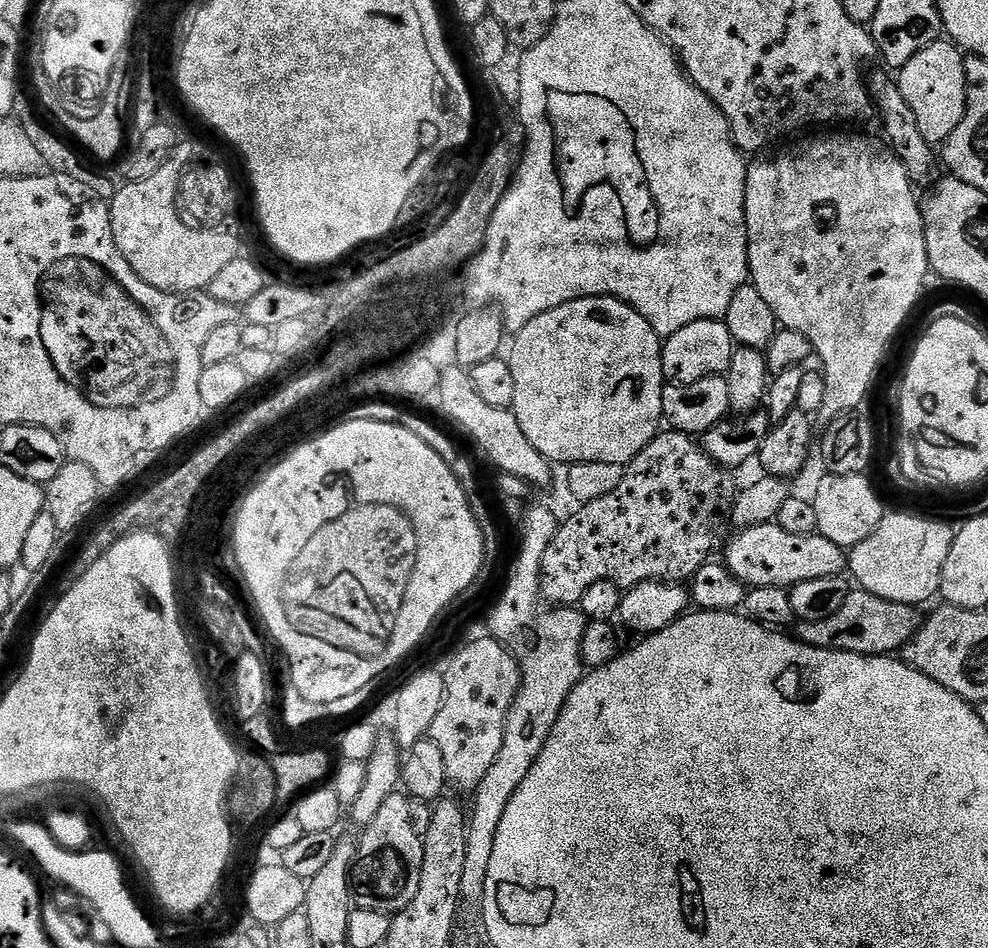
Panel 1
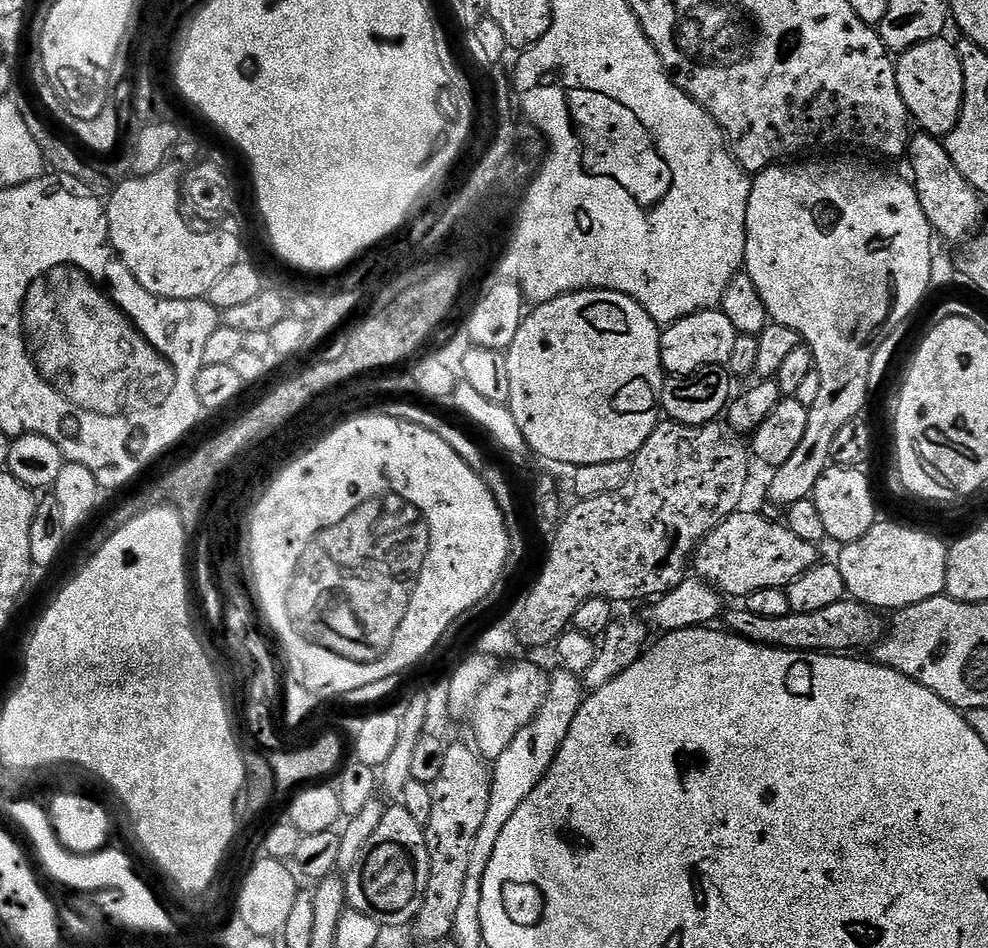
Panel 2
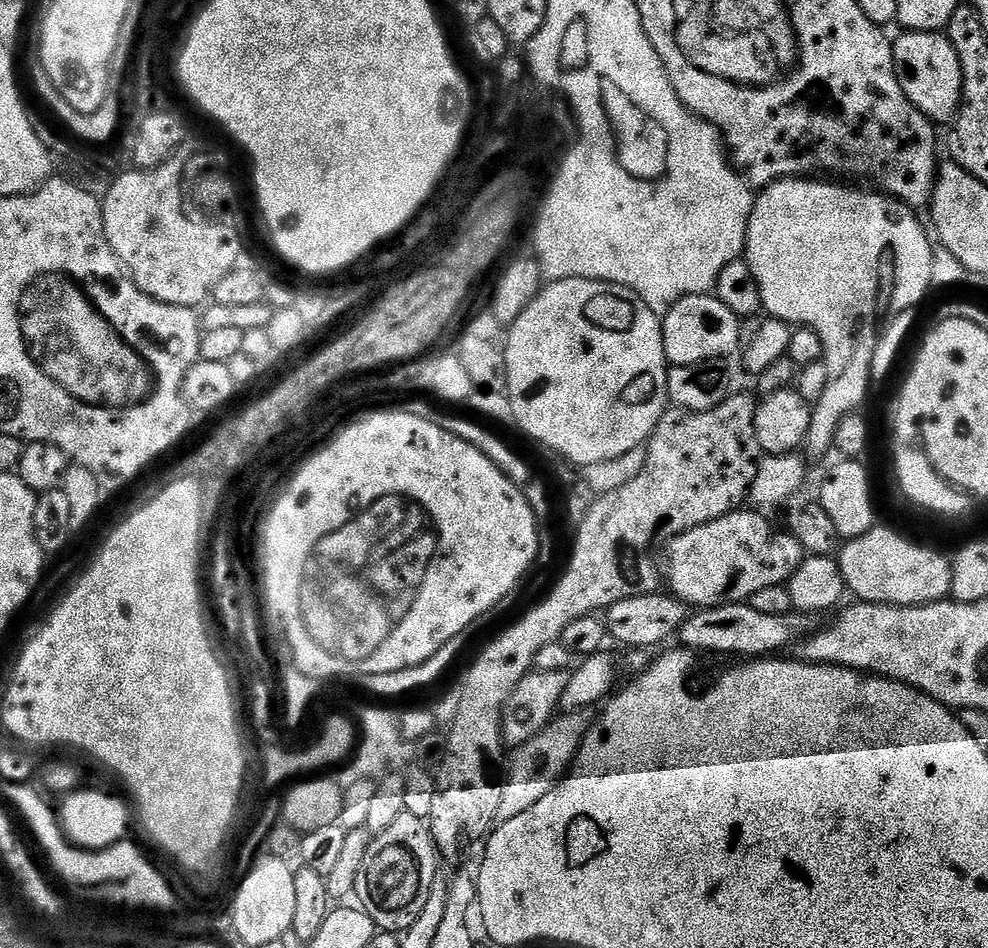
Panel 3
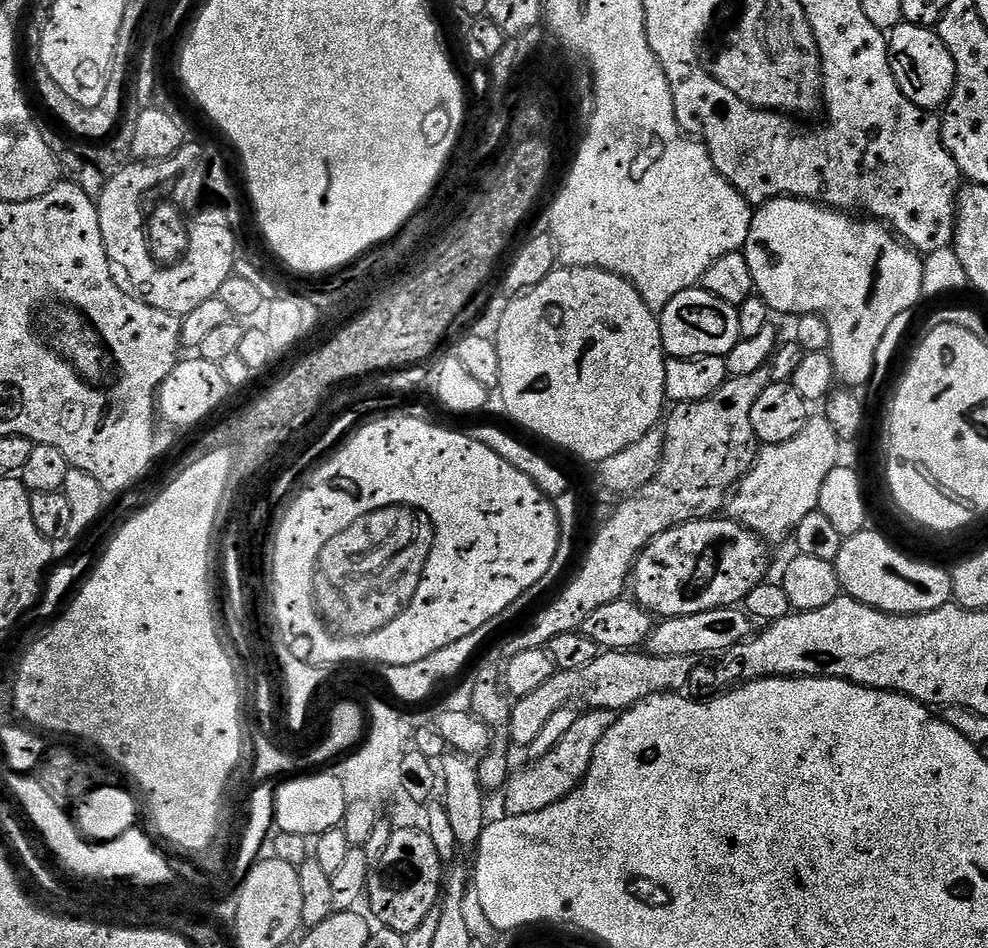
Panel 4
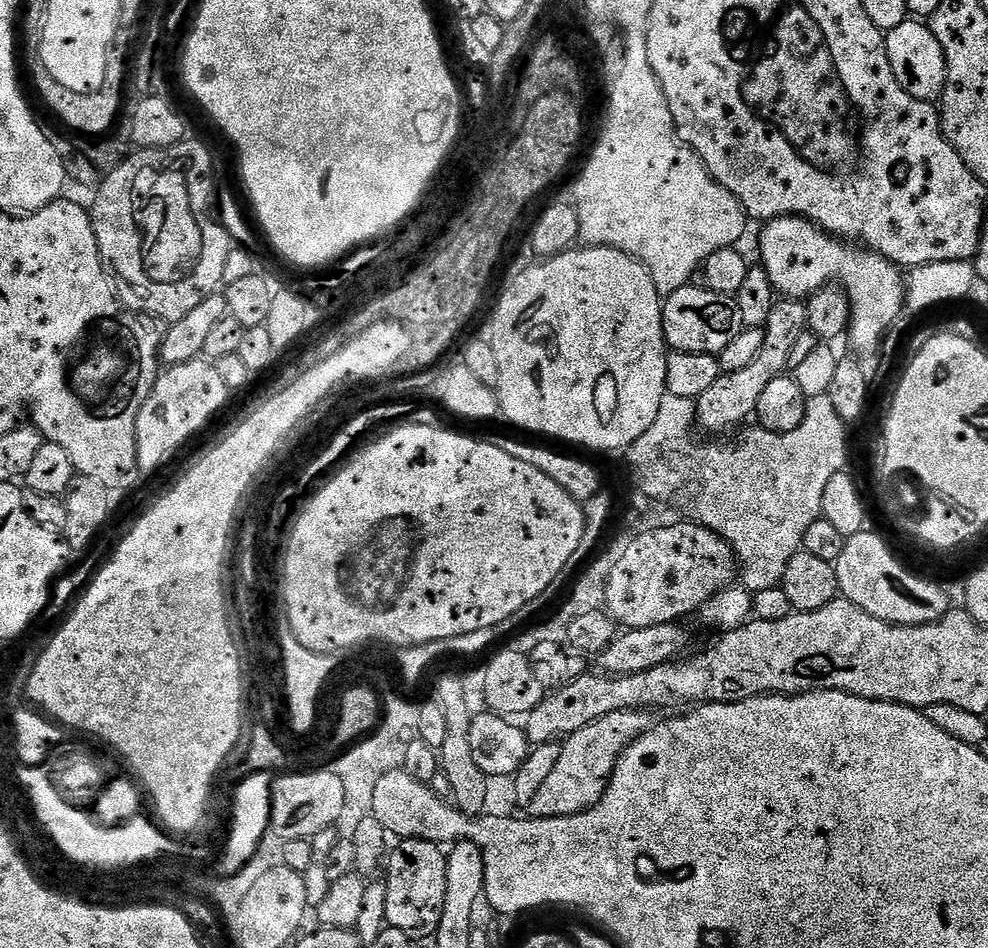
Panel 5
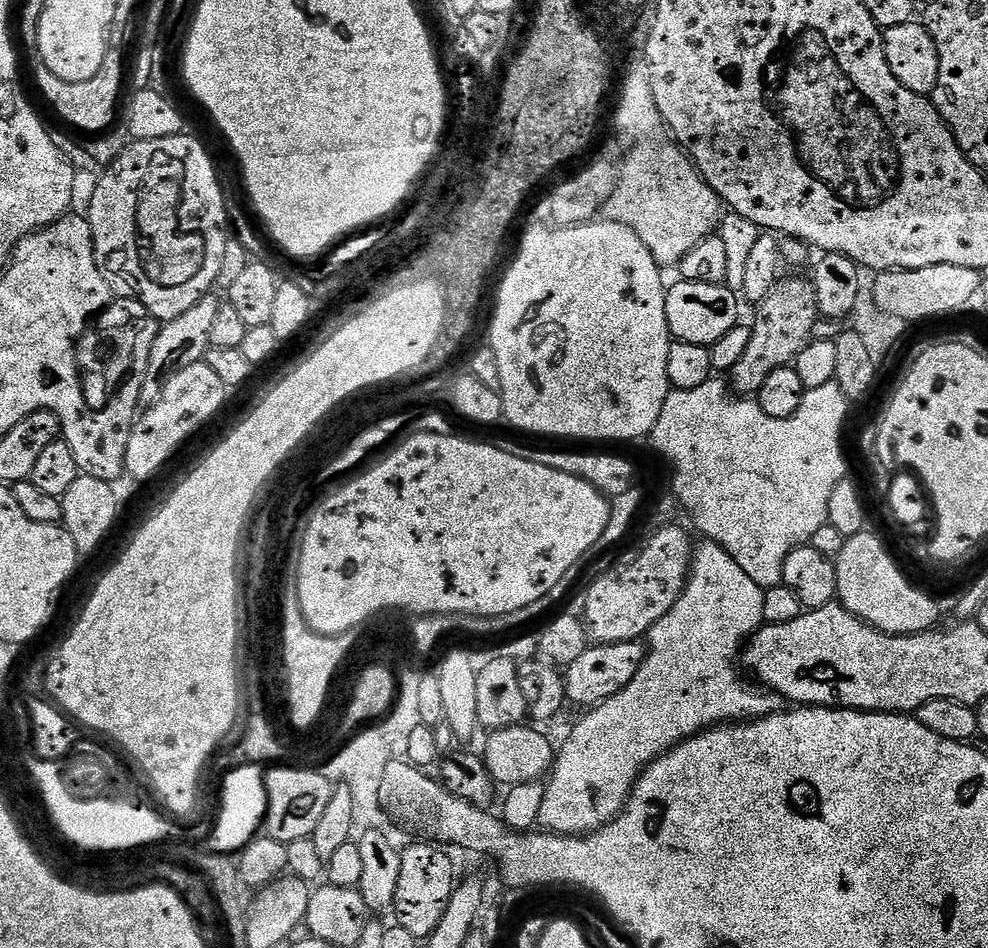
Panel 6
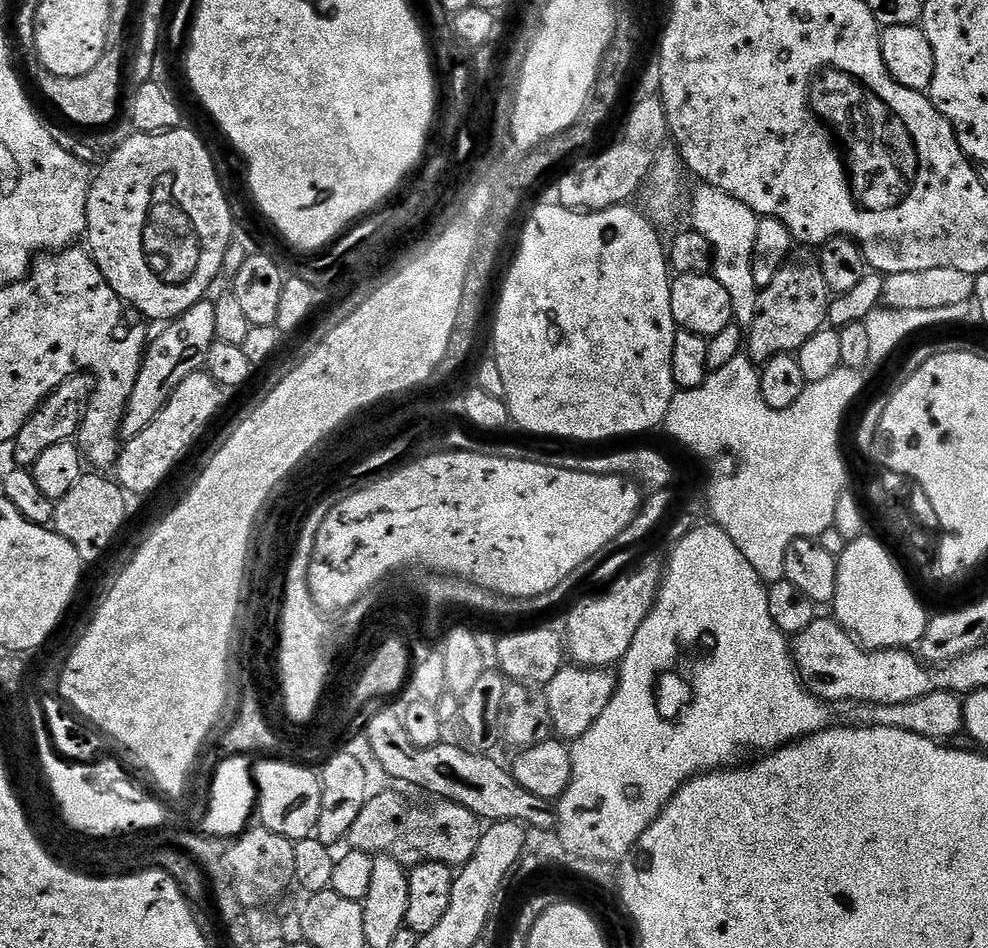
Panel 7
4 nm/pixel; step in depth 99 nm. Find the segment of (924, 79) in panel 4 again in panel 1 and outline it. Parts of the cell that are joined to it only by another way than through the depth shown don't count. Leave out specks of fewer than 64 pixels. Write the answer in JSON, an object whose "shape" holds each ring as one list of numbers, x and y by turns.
{"shape":[[936,40,926,50,918,50,904,68,899,69,898,83,902,90,902,98,906,98,906,106,914,110,914,119,918,122,918,130,922,130,922,138,933,146,943,145,944,141,958,130,958,122,962,122,962,114,966,114,966,66,965,53,957,48,951,40]]}

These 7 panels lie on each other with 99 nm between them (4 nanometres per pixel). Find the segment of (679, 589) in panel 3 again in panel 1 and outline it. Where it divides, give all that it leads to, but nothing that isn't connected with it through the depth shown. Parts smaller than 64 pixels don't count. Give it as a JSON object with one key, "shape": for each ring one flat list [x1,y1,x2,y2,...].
{"shape":[[773,522,741,528,735,535,722,560,748,588,778,586,790,590,798,582,839,576,848,567,845,549,819,534,790,534,790,530,782,530,780,524]]}

